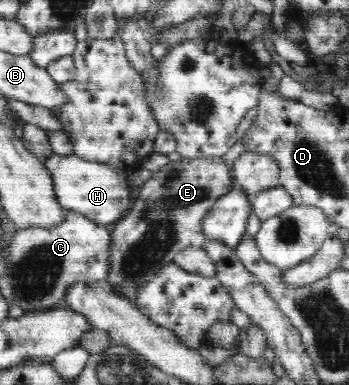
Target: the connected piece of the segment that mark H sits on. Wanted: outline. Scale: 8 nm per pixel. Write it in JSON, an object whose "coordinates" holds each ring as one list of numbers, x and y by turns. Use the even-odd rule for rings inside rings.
{"coordinates":[[57,154,43,159,43,164,52,175,56,200,72,212,81,213,94,223,113,225,131,208,135,193,129,185,127,171,113,169,112,166,98,161,85,161,76,155]]}

